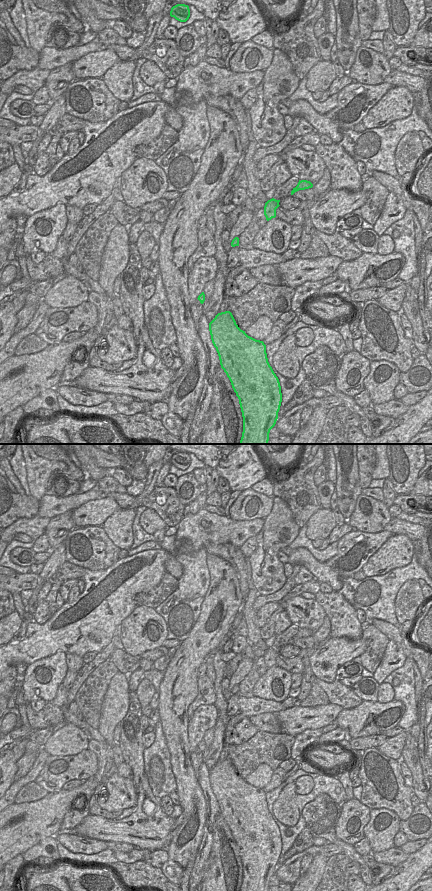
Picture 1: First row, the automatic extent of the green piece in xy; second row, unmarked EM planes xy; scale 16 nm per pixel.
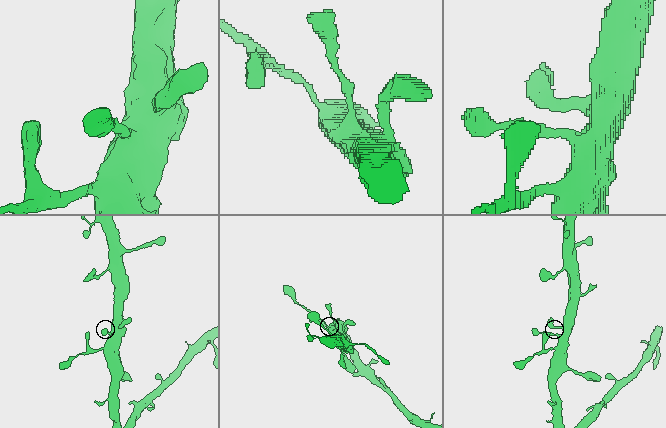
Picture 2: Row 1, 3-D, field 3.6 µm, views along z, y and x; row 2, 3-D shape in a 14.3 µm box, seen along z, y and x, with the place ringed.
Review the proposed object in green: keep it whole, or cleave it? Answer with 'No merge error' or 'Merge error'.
No merge error.

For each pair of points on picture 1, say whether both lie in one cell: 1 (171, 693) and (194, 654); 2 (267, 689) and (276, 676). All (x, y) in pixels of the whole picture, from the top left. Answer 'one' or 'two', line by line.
1: one
2: one

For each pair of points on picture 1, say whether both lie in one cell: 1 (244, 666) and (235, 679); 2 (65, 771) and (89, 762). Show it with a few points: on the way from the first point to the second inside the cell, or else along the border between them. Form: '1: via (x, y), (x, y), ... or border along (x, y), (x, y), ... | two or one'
1: via (243, 669), (238, 676) | one
2: via (71, 767), (83, 765) | one

